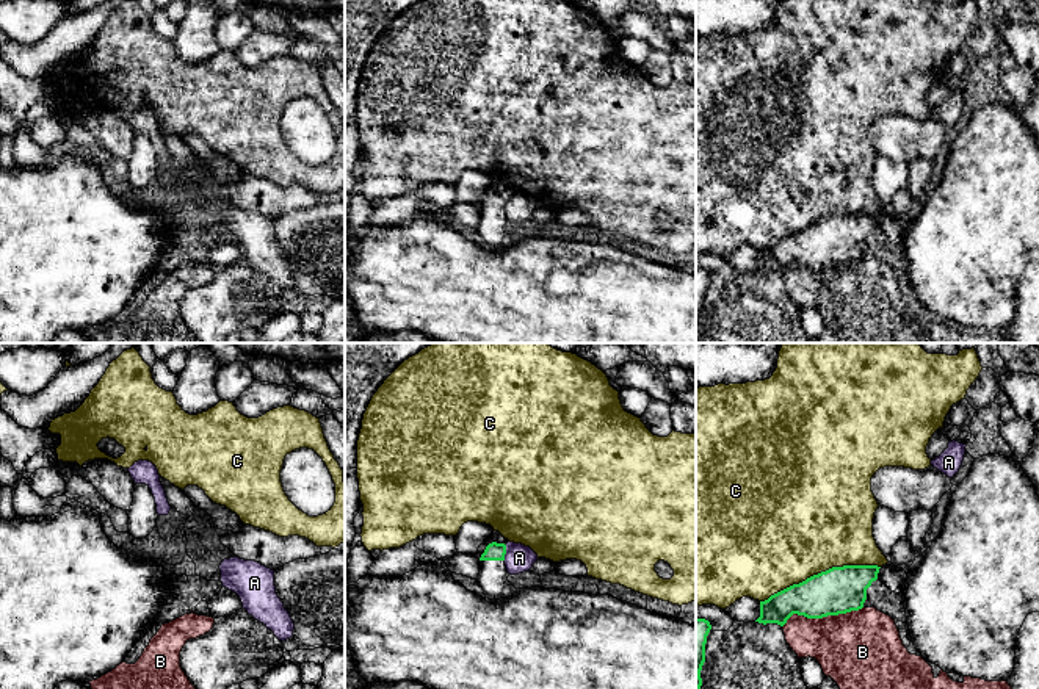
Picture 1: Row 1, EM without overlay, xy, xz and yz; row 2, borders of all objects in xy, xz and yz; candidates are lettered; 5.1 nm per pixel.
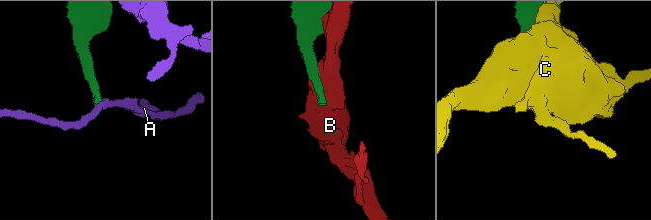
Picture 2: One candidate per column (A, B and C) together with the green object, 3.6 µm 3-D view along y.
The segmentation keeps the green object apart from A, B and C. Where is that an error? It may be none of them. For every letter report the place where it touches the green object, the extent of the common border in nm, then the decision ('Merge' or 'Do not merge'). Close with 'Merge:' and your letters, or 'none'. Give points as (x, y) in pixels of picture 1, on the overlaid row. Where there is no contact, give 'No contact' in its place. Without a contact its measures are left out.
A: Touches green at xz (505, 553). Shared border 80 nm. Do not merge
B: Touches green at yz (821, 617). Shared border 420 nm. Do not merge
C: Touches green at yz (821, 572). Shared border 650 nm. Do not merge
Merge: none

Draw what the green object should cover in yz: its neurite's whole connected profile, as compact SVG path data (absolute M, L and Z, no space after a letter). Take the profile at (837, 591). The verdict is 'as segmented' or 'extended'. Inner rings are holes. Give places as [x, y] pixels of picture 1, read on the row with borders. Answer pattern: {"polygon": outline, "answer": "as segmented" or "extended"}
{"polygon": "M878 565L832 567L760 601L758 623L784 626L793 615L823 619L863 608L867 589L878 579Z", "answer": "as segmented"}

